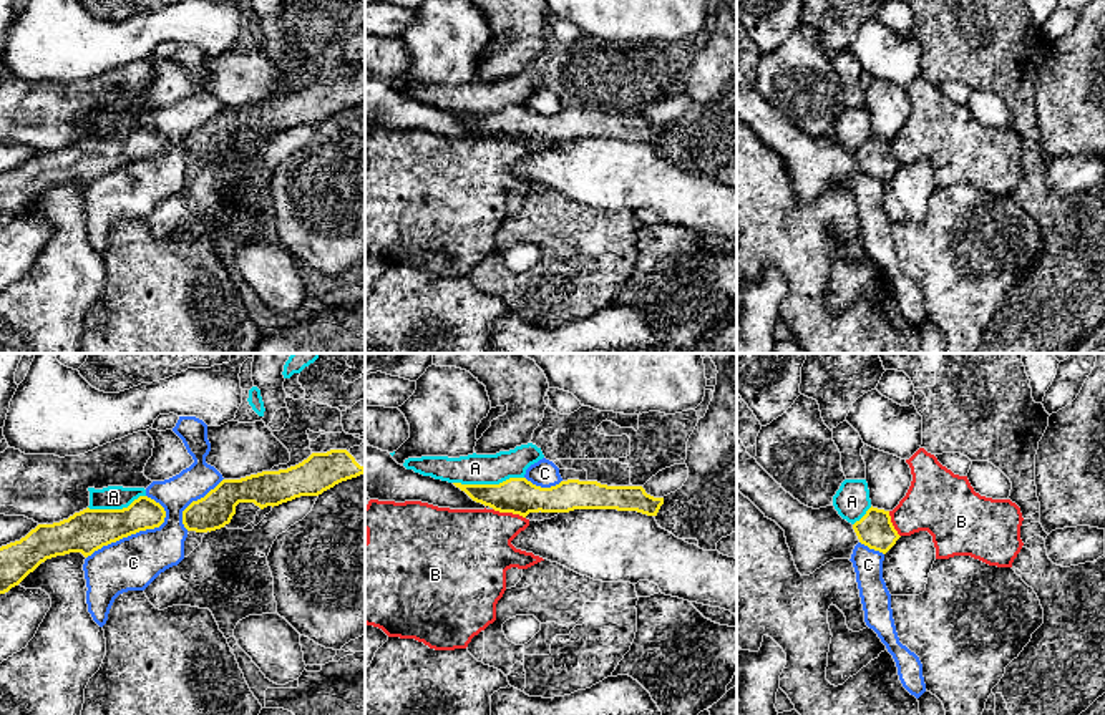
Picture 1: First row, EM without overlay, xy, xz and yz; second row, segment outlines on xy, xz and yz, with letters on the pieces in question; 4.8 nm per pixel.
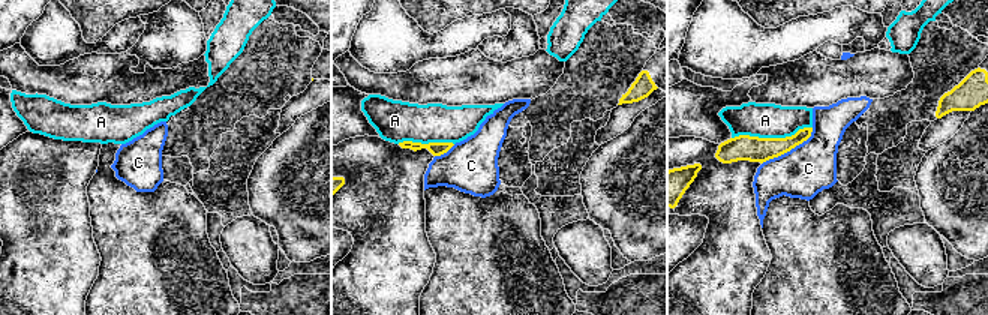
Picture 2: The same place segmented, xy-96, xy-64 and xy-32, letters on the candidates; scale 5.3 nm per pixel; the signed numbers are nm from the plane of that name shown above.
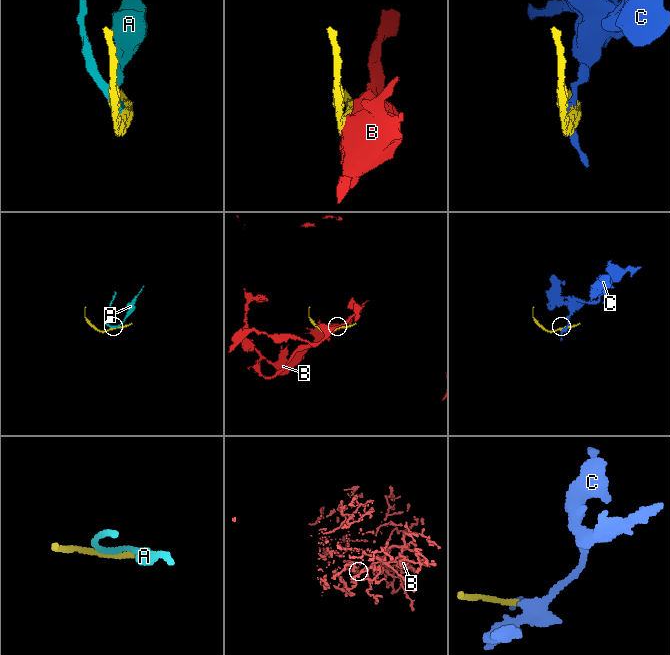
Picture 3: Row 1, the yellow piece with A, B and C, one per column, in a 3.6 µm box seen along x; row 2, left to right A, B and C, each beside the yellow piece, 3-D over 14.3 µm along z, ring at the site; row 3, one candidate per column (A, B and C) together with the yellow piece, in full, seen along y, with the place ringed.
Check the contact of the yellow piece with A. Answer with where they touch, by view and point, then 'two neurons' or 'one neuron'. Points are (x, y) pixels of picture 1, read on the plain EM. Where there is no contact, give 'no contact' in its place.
meets yellow in xz at (488, 113); one neuron

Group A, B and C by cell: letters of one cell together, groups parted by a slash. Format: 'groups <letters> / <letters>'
groups A / B / C

